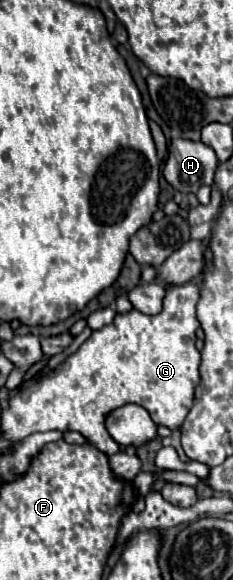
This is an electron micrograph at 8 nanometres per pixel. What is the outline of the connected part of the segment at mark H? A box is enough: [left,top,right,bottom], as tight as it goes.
[163,139,217,193]

